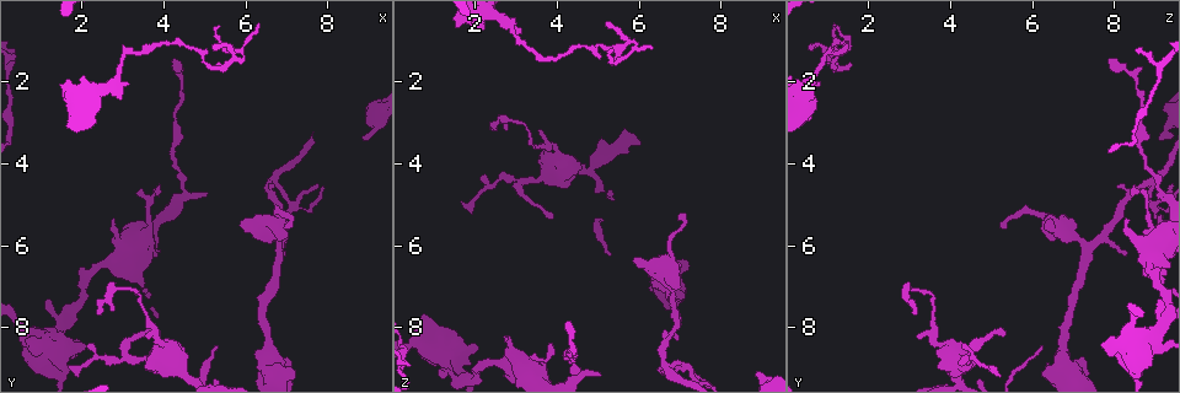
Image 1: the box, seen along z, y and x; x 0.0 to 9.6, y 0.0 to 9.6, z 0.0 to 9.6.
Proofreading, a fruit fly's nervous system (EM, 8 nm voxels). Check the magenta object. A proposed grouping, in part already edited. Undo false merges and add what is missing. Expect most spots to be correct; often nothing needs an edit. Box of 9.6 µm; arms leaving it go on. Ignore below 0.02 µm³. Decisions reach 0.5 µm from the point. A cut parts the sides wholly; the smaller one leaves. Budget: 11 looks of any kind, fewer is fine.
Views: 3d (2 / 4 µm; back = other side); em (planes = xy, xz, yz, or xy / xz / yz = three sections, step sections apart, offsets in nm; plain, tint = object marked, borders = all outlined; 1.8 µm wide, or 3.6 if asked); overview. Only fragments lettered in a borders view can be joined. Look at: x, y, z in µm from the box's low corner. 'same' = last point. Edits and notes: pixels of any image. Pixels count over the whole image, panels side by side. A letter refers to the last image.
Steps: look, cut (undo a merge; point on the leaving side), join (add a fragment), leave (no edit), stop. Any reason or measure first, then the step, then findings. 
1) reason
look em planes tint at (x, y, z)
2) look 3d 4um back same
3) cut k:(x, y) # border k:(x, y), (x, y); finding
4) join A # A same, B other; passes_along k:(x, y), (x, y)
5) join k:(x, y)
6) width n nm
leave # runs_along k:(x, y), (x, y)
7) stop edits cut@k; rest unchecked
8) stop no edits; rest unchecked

thin arm on a thick one
look 3d 4um at (2.90, 6.40, 8.85)

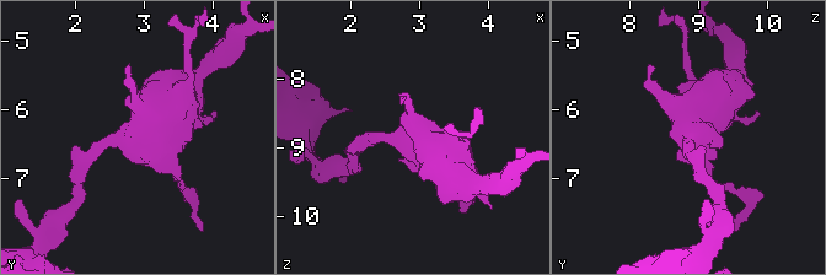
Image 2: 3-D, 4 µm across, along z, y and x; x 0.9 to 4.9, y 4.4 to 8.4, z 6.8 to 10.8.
look em planes tint at (2.90, 6.40, 8.95)

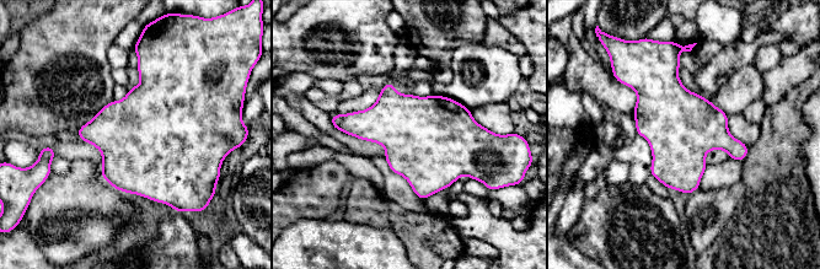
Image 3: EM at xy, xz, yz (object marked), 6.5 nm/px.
see the neighbours
look em planes borders same

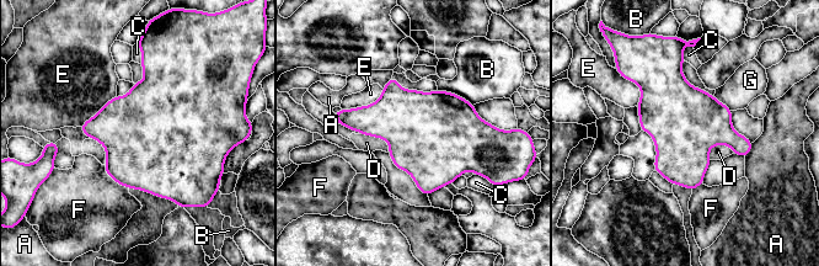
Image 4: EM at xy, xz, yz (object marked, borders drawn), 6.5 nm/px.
leave # A other, B other, C other, D other, E other, F other, G other; all the same neuron

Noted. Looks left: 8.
abrupt turn
look 3d 4um at (7.40, 5.15, 9.15)

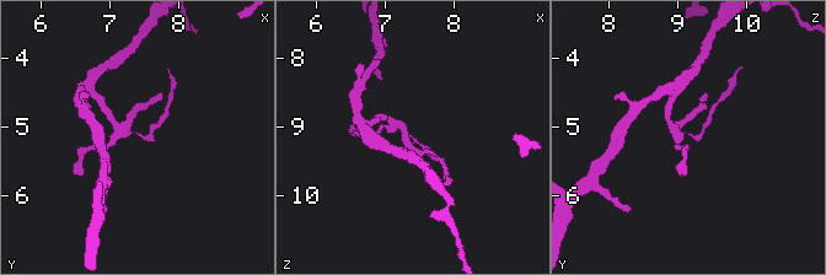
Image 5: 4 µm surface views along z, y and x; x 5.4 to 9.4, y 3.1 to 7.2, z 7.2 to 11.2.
look em planes borders at (7.45, 5.10, 9.15)

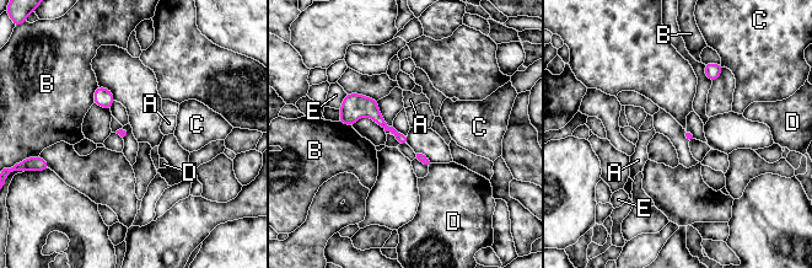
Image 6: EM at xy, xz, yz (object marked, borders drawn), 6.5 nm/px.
longest_contact B 120 nm
leave # A other, B other, C other, D other, E other; border 6:(434, 164), (429, 169); continuous, no second neuron

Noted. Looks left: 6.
branch stops here
look 3d 4um at (1.60, 8.95, 4.95)

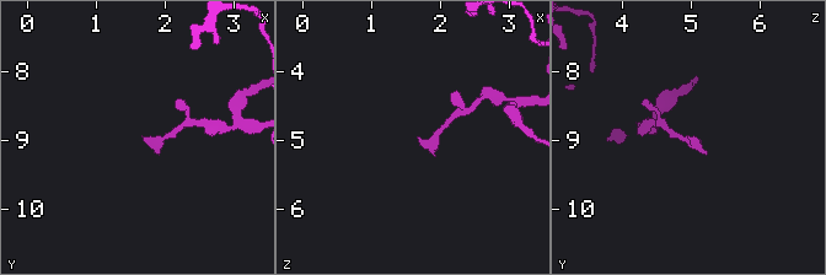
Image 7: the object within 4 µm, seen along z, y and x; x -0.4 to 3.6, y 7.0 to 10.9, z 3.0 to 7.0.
look em planes borders at (1.65, 8.95, 4.95)

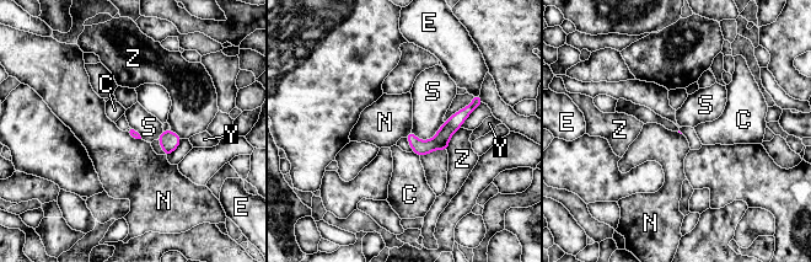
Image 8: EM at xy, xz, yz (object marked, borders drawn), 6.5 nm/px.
leave # C other, E other, N other, S other, Y other, Z other; none of them fits

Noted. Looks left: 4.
sudden change in width
look 3d 2um at (3.85, 8.20, 3.60)

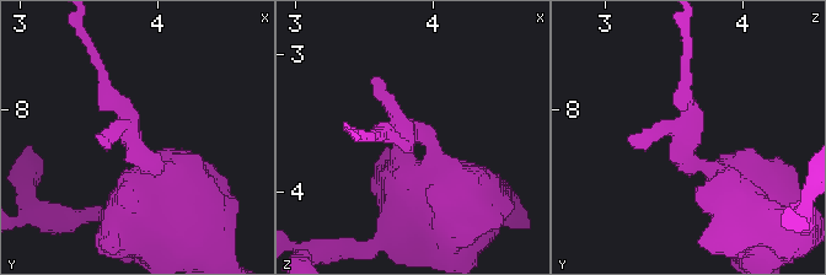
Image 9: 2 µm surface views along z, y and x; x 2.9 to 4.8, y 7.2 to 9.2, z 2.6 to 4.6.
look em 3.6um xy step 8 tint at (3.82, 8.20, 3.56)

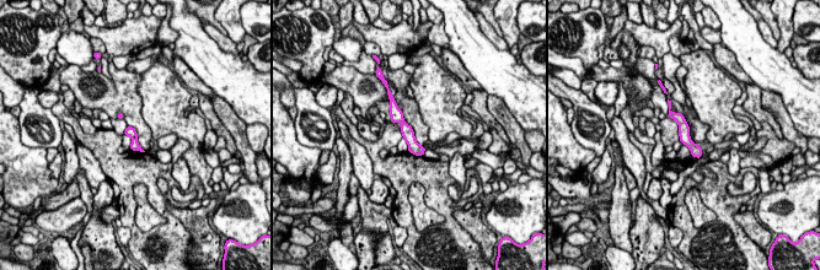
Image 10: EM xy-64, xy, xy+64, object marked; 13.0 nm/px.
look em 3.6um planes borders same

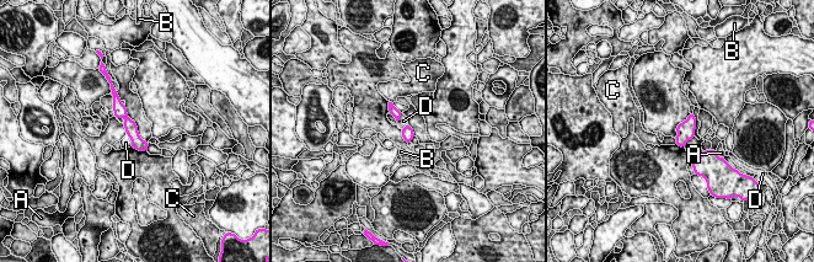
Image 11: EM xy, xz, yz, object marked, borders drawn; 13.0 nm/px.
longest_contact D 170 nm
leave # A other, B other, C other, D other; border 11:(127, 134), (132, 145); one neuron here

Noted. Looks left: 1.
stop no edits; rest unchecked

